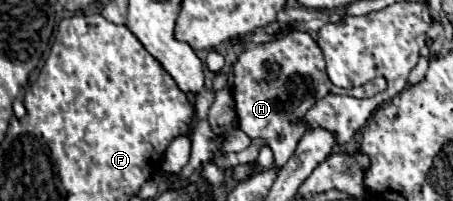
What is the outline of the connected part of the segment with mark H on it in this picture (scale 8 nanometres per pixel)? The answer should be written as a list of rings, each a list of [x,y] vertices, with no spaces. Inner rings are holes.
[[[293,31],[287,37],[273,43],[263,43],[263,45],[255,45],[253,49],[245,49],[237,57],[237,65],[231,81],[231,95],[235,99],[239,129],[245,131],[249,137],[265,139],[267,145],[273,149],[277,167],[285,165],[285,161],[293,155],[293,149],[297,147],[297,141],[307,133],[307,127],[303,123],[293,125],[291,119],[293,117],[303,119],[305,111],[313,105],[313,101],[319,101],[331,91],[341,95],[355,95],[355,97],[373,97],[385,89],[387,89],[387,81],[383,77],[377,77],[373,81],[367,81],[367,85],[351,87],[351,89],[341,89],[333,85],[327,77],[321,49],[311,39],[311,35],[301,31]],[[265,61],[279,63],[281,75],[269,73]]]

